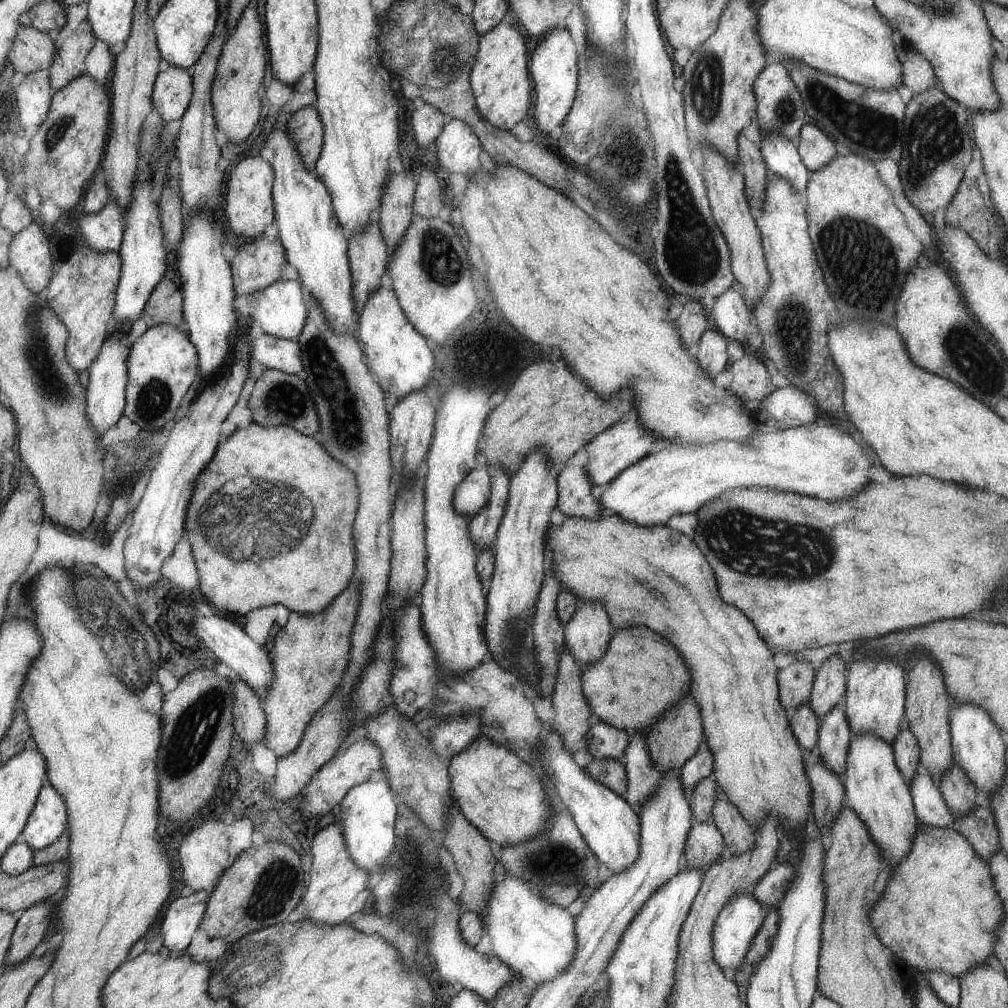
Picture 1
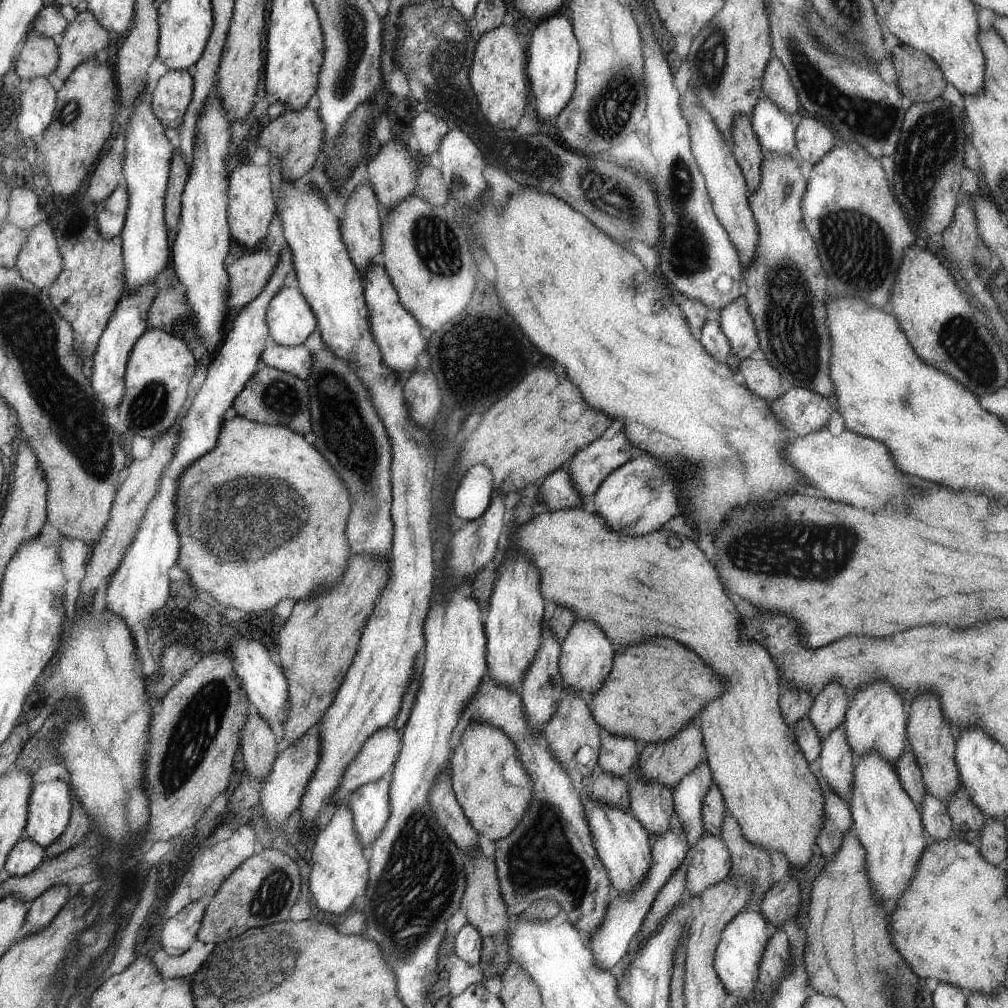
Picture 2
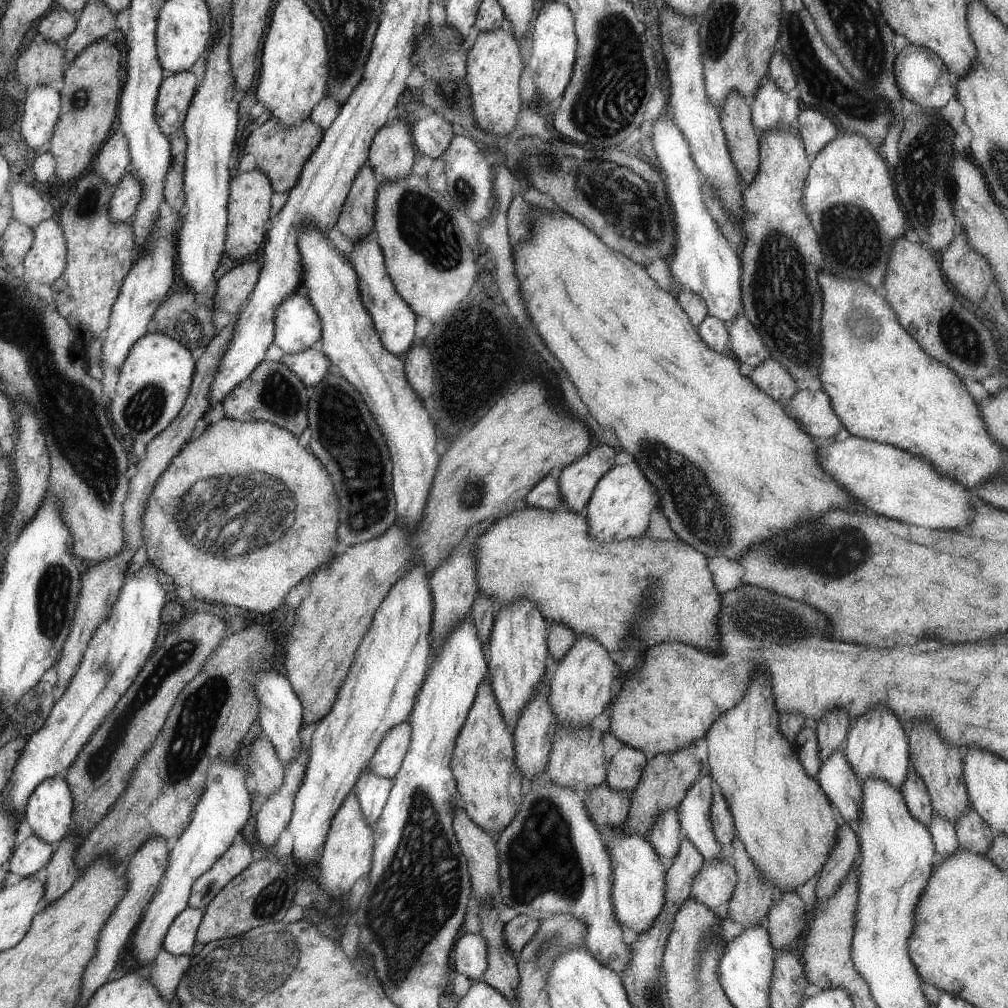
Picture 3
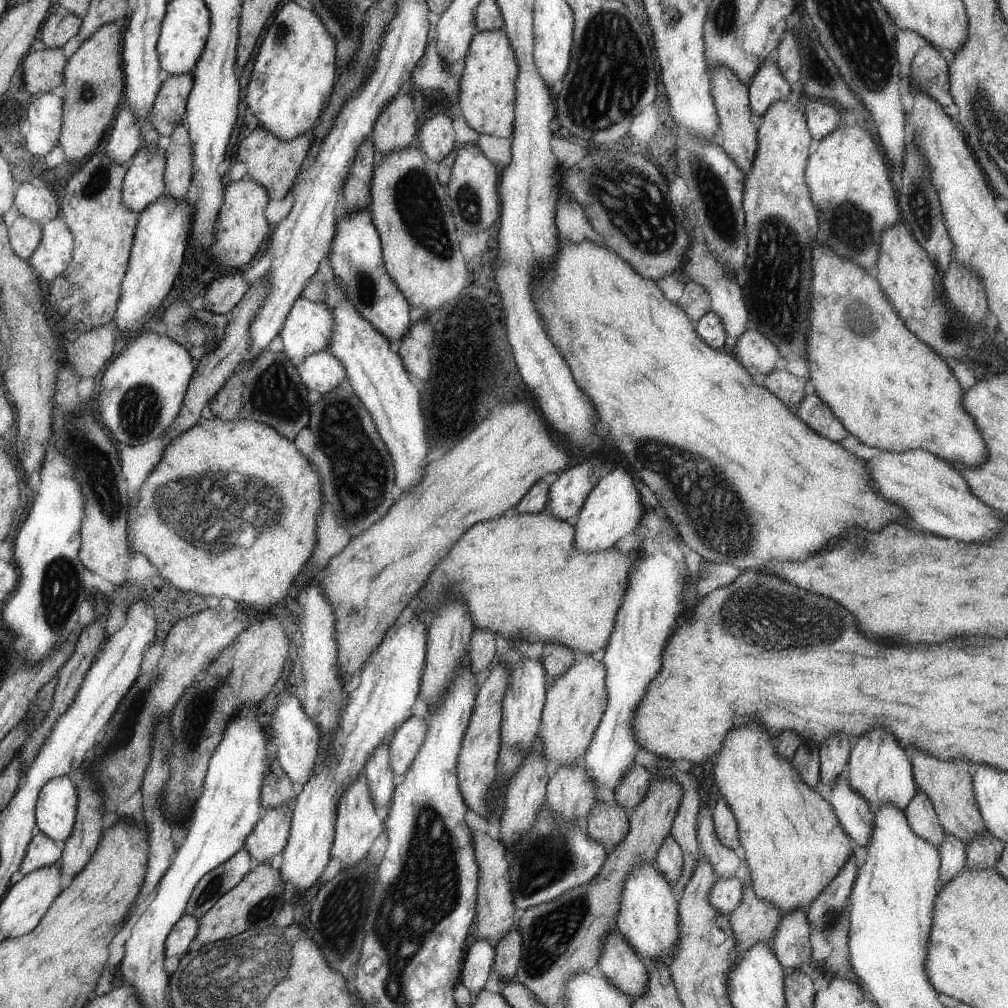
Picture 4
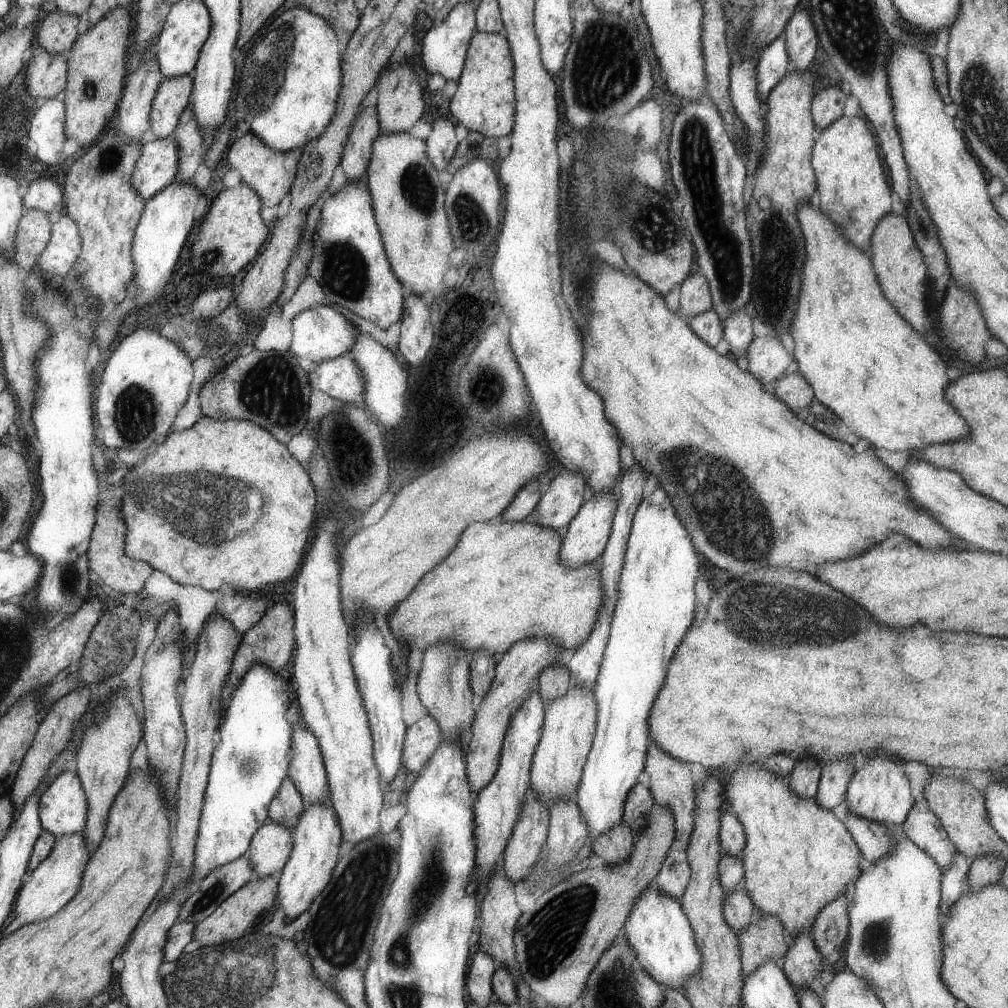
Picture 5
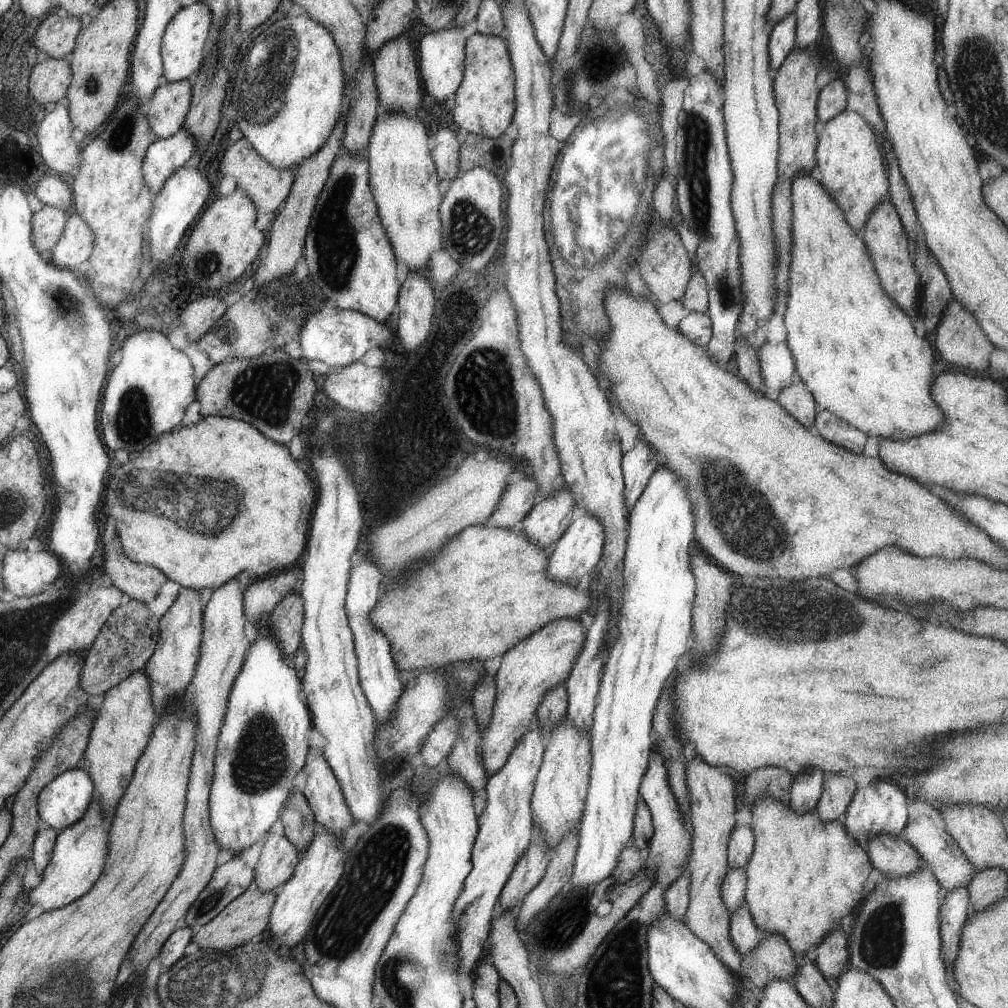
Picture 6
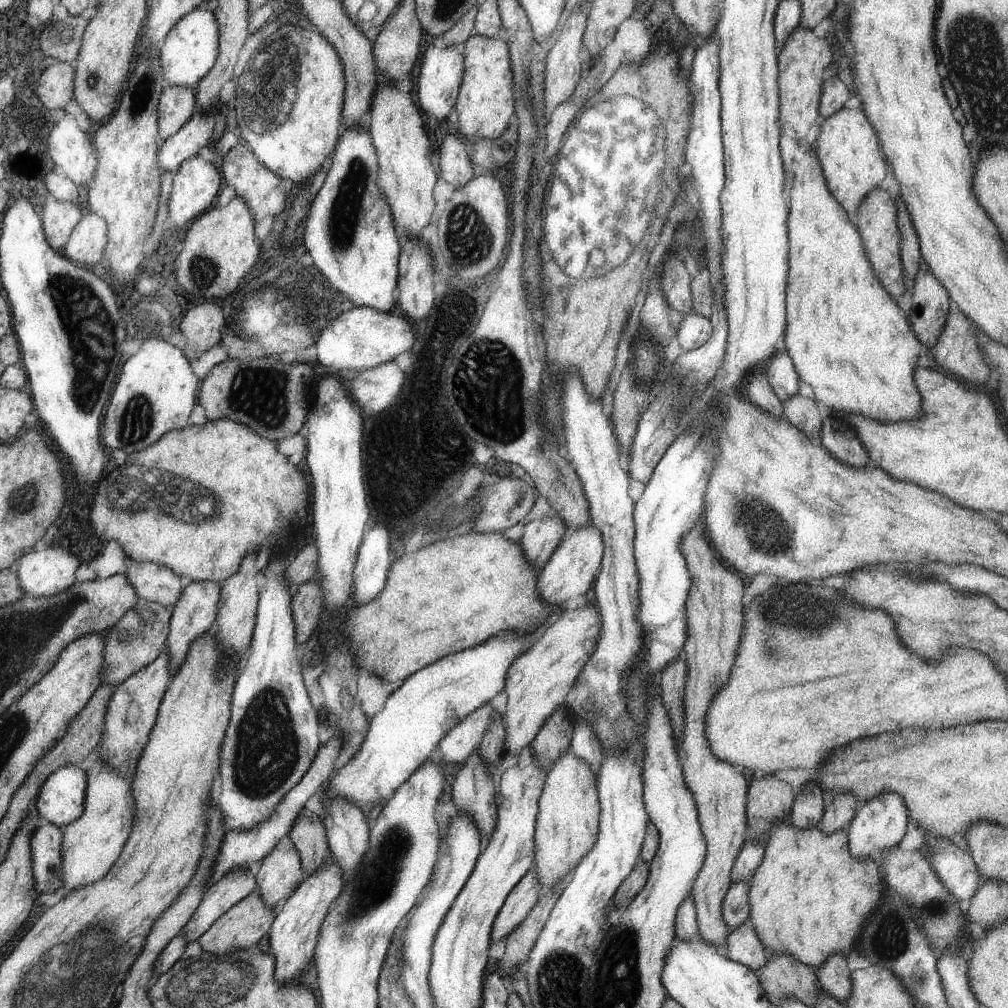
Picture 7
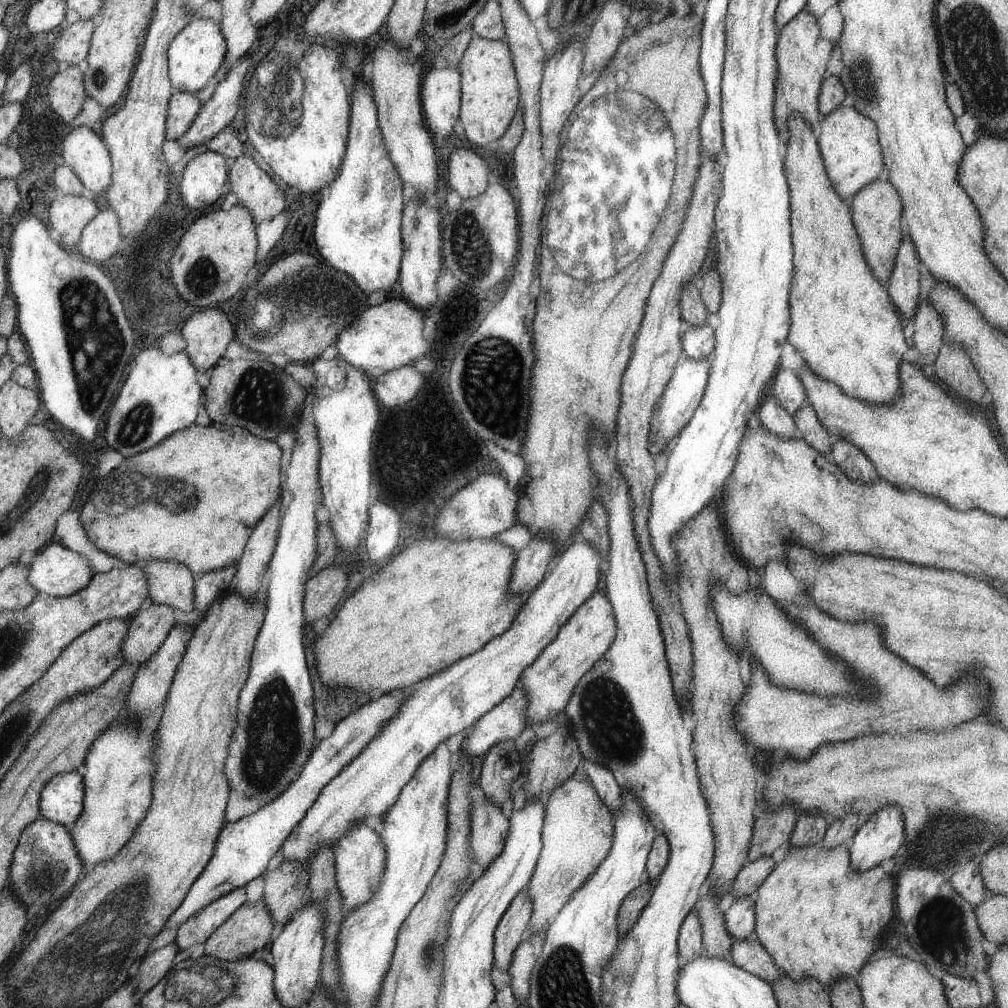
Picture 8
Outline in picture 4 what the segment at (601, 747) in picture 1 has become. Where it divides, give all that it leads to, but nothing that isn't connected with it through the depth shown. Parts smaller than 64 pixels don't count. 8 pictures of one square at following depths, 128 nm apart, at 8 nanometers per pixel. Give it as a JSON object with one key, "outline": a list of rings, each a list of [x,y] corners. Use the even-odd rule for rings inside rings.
{"outline":[[[634,763],[614,790],[614,802],[620,803],[630,814],[645,798],[652,778],[652,773],[648,769]]]}

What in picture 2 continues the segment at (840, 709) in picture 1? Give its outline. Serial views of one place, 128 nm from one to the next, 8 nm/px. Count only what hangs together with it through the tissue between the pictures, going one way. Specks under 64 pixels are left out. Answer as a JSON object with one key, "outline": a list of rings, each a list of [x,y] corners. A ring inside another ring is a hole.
{"outline":[[[838,726],[822,740],[820,774],[832,791],[849,802],[857,757],[848,742],[844,726]]]}

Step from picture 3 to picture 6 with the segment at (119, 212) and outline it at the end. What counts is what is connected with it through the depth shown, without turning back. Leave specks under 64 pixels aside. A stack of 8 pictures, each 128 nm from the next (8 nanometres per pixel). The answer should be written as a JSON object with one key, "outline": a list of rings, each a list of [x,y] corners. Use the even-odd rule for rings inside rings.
{"outline":[[[180,128],[176,134],[153,142],[145,154],[145,164],[142,165],[146,186],[154,194],[160,192],[170,175],[197,153],[196,142],[186,128]]]}

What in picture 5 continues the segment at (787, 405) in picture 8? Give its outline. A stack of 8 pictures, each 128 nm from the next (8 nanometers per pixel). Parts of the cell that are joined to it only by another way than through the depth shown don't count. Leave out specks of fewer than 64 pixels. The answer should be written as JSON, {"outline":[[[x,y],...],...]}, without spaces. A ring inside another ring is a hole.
{"outline":[[[755,336],[743,361],[765,390],[773,393],[776,382],[785,375],[792,360],[791,352],[779,340]]]}

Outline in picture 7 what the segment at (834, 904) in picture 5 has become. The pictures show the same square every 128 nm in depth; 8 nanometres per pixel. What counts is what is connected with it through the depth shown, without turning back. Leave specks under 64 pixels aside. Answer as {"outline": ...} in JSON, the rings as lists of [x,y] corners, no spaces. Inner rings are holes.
{"outline":[[[832,954],[815,974],[818,976],[820,988],[826,995],[846,1004],[852,994],[851,960],[849,956]]]}

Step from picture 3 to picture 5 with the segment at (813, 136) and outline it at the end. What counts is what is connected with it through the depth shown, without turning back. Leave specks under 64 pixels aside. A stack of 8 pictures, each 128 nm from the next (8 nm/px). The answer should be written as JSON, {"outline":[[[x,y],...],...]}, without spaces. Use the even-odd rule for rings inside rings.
{"outline":[[[837,86],[823,87],[813,98],[813,120],[820,130],[828,128],[832,122],[842,117],[845,103],[850,94],[845,94]]]}

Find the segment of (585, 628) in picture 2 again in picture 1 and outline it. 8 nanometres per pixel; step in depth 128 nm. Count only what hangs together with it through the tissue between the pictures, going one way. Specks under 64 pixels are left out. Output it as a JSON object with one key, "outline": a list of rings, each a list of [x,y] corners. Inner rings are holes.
{"outline":[[[583,601],[564,626],[565,646],[582,668],[606,653],[615,634],[609,612],[602,601]]]}

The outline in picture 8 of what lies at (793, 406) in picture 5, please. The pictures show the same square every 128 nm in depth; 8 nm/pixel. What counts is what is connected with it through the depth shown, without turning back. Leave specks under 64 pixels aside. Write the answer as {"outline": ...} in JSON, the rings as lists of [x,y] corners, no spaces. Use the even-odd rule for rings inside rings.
{"outline":[[[809,404],[793,415],[796,426],[794,437],[802,439],[822,455],[830,458],[834,438],[824,429],[816,412]]]}

